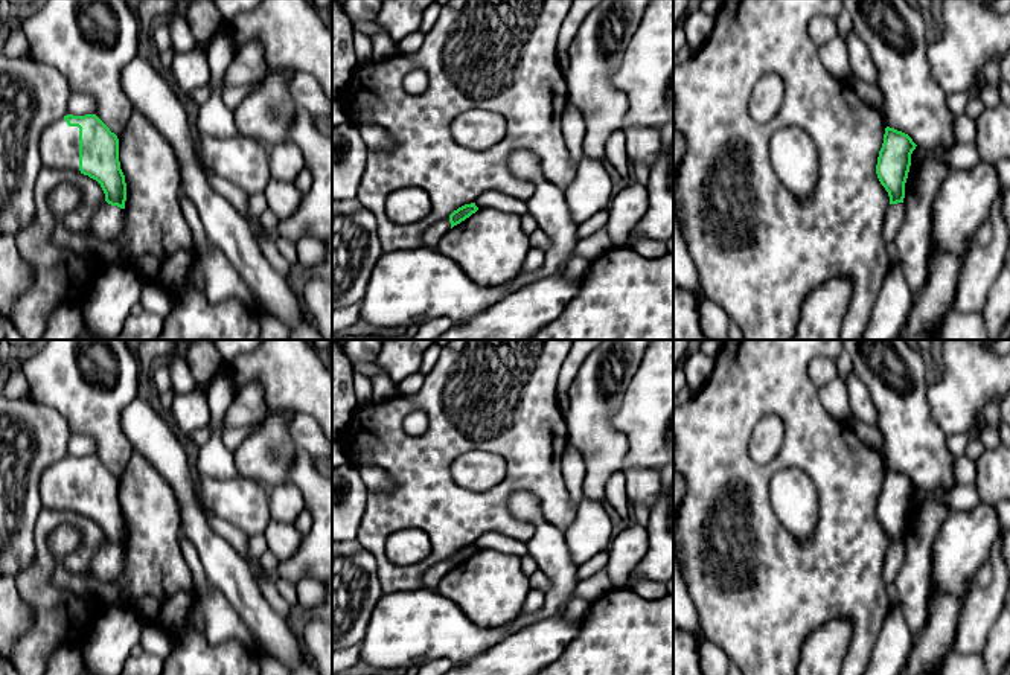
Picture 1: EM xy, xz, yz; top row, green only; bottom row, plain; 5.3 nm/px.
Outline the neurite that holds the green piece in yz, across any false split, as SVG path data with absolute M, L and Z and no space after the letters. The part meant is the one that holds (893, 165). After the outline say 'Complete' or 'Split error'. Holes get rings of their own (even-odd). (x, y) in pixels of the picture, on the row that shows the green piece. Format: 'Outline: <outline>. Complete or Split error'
Outline: M890 126L885 128L876 174L881 184L888 192L890 204L903 203L911 154L916 146L908 134Z. Complete

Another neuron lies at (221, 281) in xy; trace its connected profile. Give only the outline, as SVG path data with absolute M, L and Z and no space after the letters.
M210 241L207 251L198 254L203 268L204 294L210 303L221 303L230 297L236 297L245 306L257 311L259 303L248 285L232 267L224 253L216 248Z

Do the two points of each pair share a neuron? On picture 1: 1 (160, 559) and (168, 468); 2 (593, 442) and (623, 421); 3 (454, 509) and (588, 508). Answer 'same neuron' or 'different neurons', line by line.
1: different neurons
2: different neurons
3: different neurons

